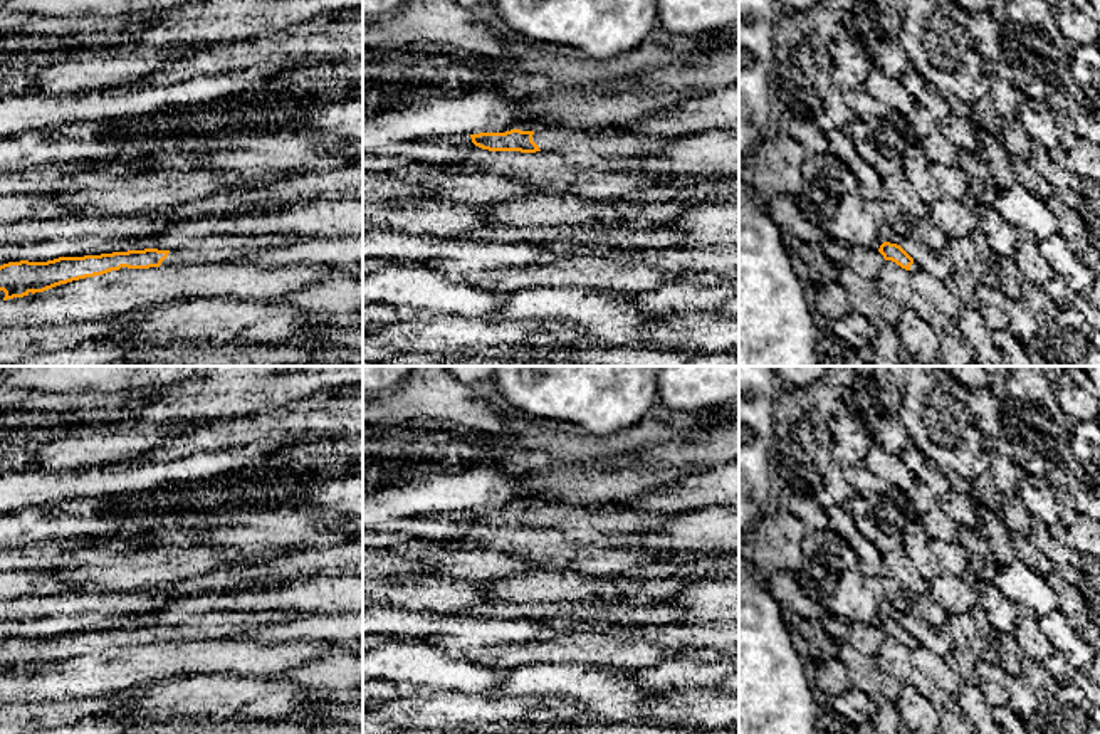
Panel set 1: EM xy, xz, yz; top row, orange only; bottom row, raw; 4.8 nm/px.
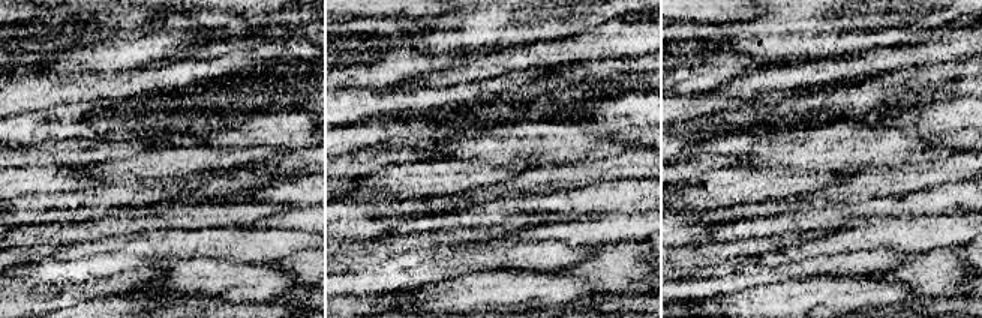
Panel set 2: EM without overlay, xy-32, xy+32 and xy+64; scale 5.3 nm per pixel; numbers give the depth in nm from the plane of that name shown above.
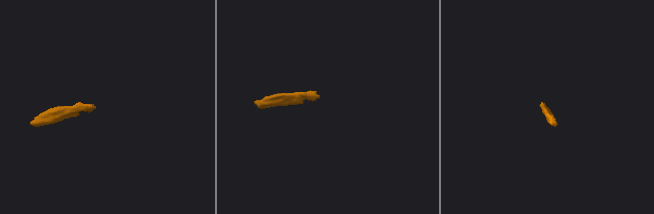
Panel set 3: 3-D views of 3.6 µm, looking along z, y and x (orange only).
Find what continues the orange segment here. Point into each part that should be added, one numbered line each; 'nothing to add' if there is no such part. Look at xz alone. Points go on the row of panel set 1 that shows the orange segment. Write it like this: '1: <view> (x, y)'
1: xz (585, 148)

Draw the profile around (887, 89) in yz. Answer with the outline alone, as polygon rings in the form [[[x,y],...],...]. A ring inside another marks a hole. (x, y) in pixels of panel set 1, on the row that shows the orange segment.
[[[878,67],[870,71],[863,82],[863,91],[905,116],[917,107],[917,101],[905,91],[900,79],[887,76]]]

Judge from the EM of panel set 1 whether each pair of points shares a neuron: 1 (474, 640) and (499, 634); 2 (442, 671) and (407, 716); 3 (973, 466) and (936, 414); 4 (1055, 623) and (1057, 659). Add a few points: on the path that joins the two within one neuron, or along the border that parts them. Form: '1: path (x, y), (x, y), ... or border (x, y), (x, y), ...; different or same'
1: path (481, 634), (492, 634); same
2: border (419, 691), (460, 691), (464, 694); different
3: path (963, 452), (946, 434), (944, 427); same
4: border (1055, 649), (1082, 672); different

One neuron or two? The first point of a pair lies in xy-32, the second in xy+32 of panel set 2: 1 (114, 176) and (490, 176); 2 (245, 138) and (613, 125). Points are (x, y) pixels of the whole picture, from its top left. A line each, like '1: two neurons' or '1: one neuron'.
1: one neuron
2: two neurons

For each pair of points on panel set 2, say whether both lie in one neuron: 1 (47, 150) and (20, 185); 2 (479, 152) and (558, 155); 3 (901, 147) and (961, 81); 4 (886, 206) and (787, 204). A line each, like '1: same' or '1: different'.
1: different
2: same
3: different
4: different

